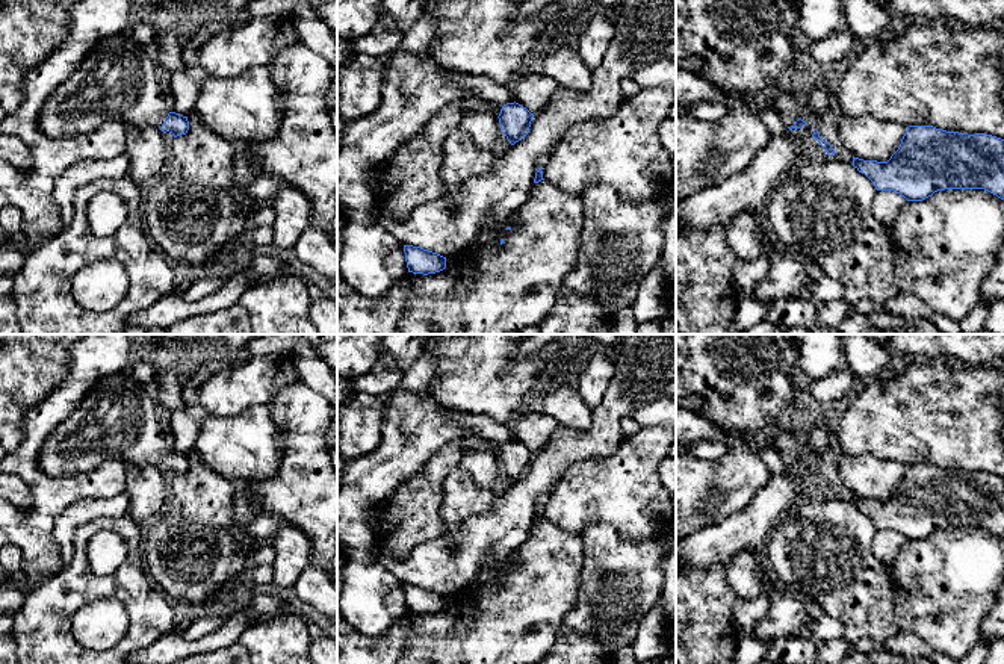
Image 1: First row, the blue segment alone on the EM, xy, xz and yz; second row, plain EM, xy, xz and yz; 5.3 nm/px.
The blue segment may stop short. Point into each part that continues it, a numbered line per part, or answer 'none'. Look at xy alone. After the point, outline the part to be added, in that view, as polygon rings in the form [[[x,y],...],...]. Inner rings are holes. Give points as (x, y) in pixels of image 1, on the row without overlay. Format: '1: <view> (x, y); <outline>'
1: xy (117, 419); [[[119,372],[98,380],[73,413],[45,437],[38,463],[45,475],[57,478],[89,472],[107,460],[160,467],[168,452],[150,389],[136,384],[127,372]]]

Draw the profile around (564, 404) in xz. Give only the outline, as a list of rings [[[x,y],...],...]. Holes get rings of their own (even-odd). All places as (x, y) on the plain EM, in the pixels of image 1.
[[[569,383],[552,390],[543,401],[543,413],[558,425],[585,431],[591,427],[593,408],[585,404],[576,387]]]

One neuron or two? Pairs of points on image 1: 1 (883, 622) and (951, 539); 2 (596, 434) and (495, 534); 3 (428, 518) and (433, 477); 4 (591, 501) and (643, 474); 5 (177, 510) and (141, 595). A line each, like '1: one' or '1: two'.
1: two
2: one
3: one
4: one
5: two

